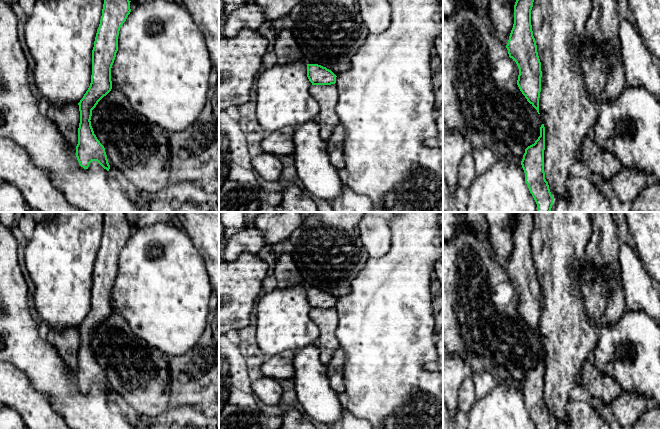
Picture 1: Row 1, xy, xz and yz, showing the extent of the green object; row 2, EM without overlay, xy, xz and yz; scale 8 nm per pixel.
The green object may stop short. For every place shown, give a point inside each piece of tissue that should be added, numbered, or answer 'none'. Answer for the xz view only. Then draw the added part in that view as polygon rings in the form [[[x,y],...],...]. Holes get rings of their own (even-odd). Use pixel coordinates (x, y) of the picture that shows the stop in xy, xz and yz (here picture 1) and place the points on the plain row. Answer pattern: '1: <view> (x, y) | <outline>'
1: xz (326, 320) | [[[336,308],[311,309],[309,318],[320,330],[317,346],[320,350],[320,361],[327,365],[339,349],[339,341],[336,337],[338,328],[337,310]]]

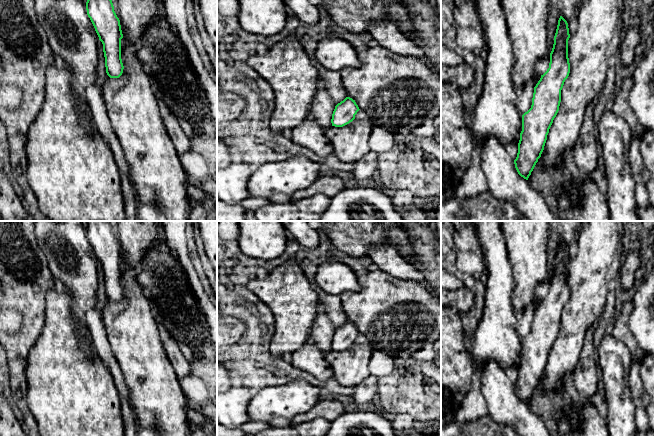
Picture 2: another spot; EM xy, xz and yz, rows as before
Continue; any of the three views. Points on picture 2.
1: yz (597, 264) | [[[579,221],[581,231],[577,238],[577,254],[568,264],[568,282],[570,297],[561,314],[559,335],[549,353],[544,374],[541,378],[545,393],[560,393],[564,390],[564,377],[574,373],[577,366],[585,335],[590,326],[595,326],[606,304],[610,284],[615,282],[622,267],[621,254],[627,245],[627,227],[623,221]]]

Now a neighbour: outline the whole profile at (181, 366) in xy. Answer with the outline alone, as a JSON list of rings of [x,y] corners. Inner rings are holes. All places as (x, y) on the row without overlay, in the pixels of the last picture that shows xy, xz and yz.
[[[169,336],[163,345],[176,375],[178,377],[189,375],[191,373],[190,364],[182,354],[179,344]]]

